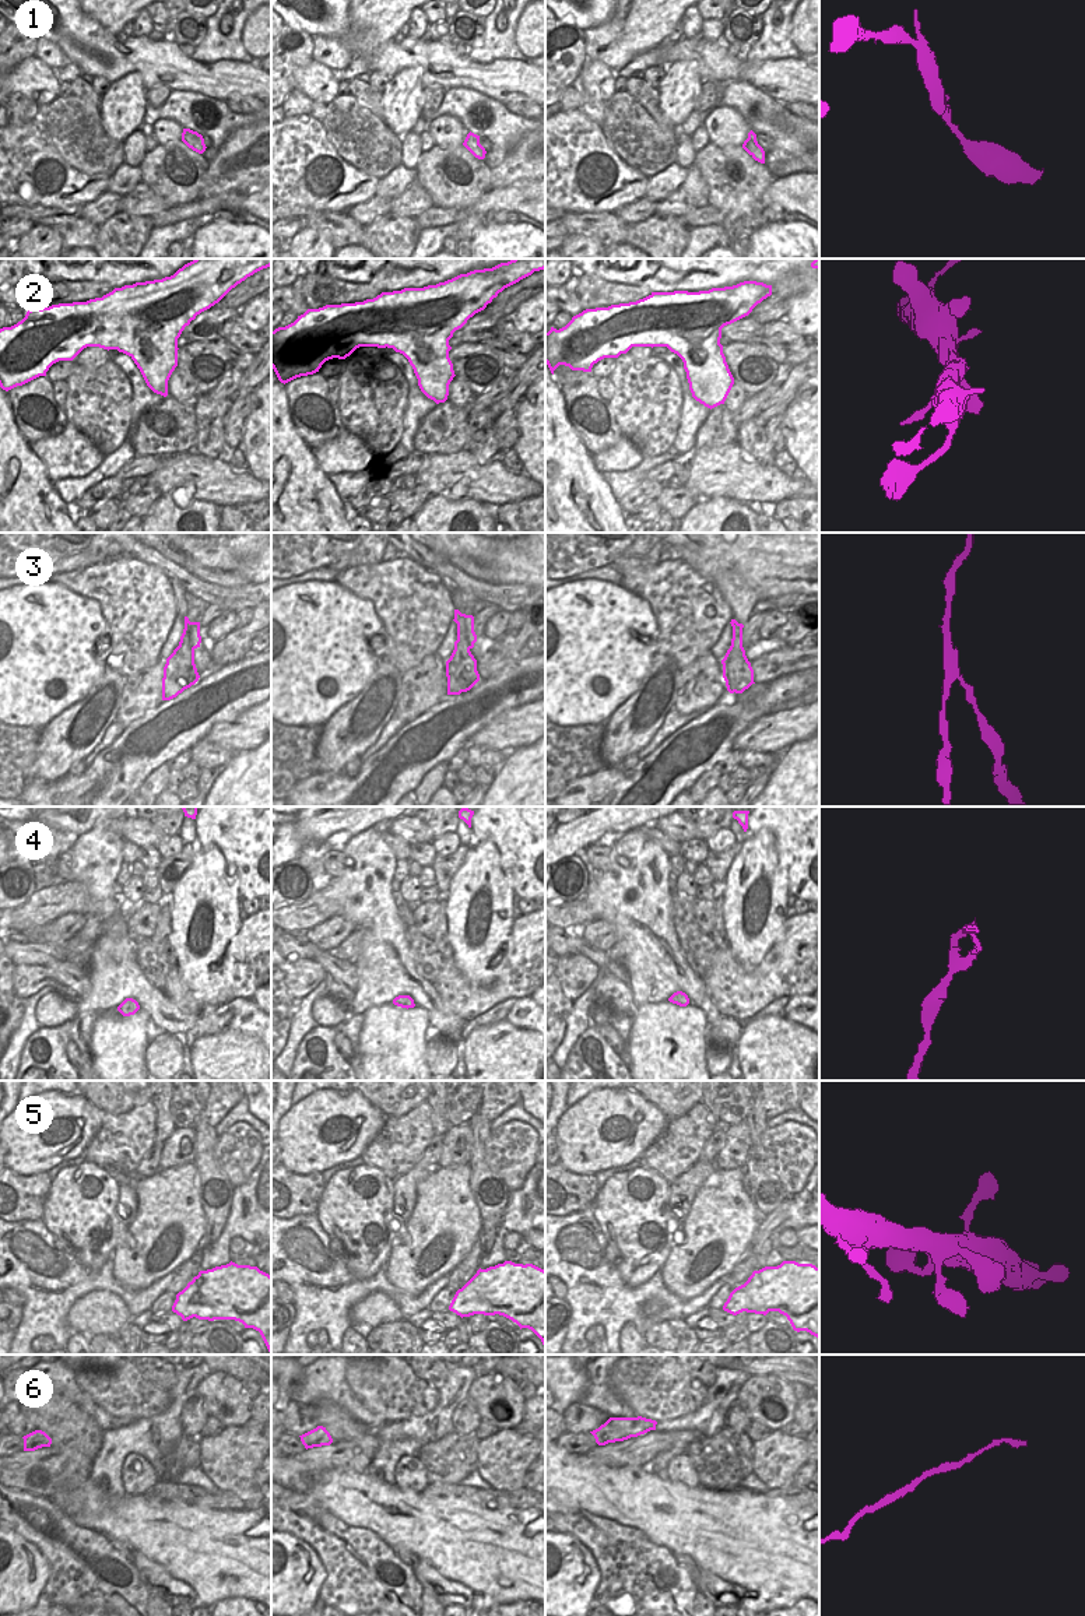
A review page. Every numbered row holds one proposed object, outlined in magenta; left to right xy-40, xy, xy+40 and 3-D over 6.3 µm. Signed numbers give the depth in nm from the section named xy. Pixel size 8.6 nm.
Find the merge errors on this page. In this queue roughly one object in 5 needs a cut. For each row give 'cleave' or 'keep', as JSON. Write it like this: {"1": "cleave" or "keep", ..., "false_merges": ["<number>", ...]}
{"1": "keep", "2": "keep", "3": "cleave", "4": "keep", "5": "keep", "6": "keep", "false_merges": ["3"]}

